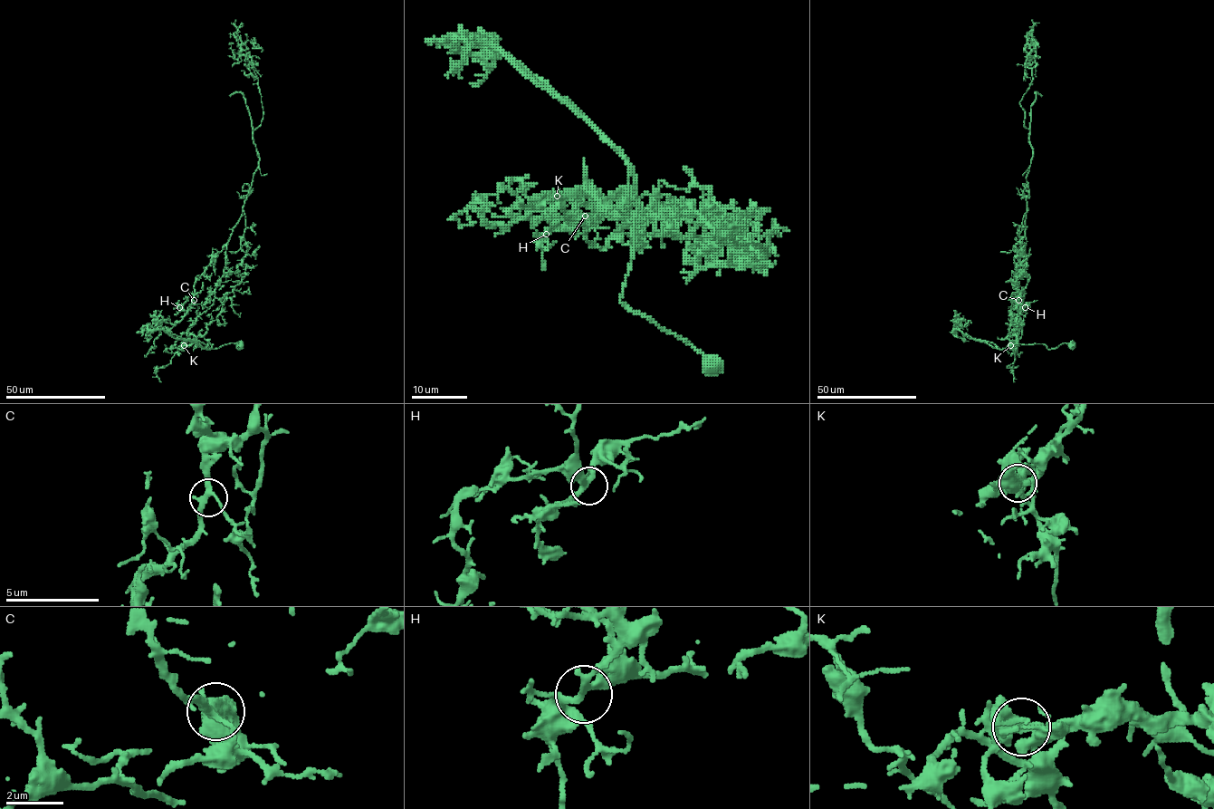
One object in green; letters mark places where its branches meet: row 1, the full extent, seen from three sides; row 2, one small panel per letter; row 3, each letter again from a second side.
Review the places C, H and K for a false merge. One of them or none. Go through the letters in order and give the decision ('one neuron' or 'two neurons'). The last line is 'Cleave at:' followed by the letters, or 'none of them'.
C: one neuron
H: one neuron
K: two neurons
Cleave at: K

